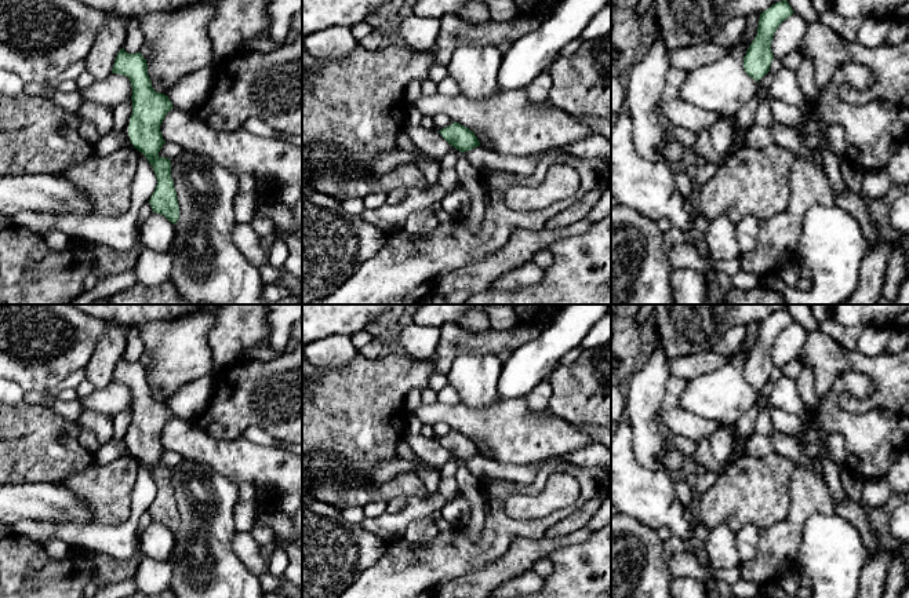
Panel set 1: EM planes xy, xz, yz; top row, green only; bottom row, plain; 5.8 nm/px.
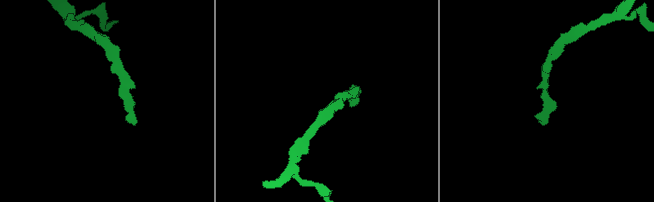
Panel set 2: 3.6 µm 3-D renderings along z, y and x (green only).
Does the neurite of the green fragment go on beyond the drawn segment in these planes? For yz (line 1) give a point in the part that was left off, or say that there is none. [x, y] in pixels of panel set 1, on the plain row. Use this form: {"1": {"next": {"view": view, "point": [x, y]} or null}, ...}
{"1": {"next": null}}

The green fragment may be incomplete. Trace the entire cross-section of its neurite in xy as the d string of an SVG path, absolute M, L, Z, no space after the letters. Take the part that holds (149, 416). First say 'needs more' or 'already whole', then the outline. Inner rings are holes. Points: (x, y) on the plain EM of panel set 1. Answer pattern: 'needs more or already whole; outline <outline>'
needs more; outline M121 357L112 382L127 384L131 390L131 452L108 464L92 463L59 484L90 506L97 524L121 525L131 517L131 495L137 468L142 462L157 488L156 499L149 508L152 519L175 533L179 528L179 514L171 486L171 470L159 464L166 452L160 434L174 415L167 404L153 398L146 368L141 361L128 362Z

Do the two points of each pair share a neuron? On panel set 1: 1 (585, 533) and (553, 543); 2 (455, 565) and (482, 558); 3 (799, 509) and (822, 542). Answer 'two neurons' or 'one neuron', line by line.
1: one neuron
2: one neuron
3: two neurons

